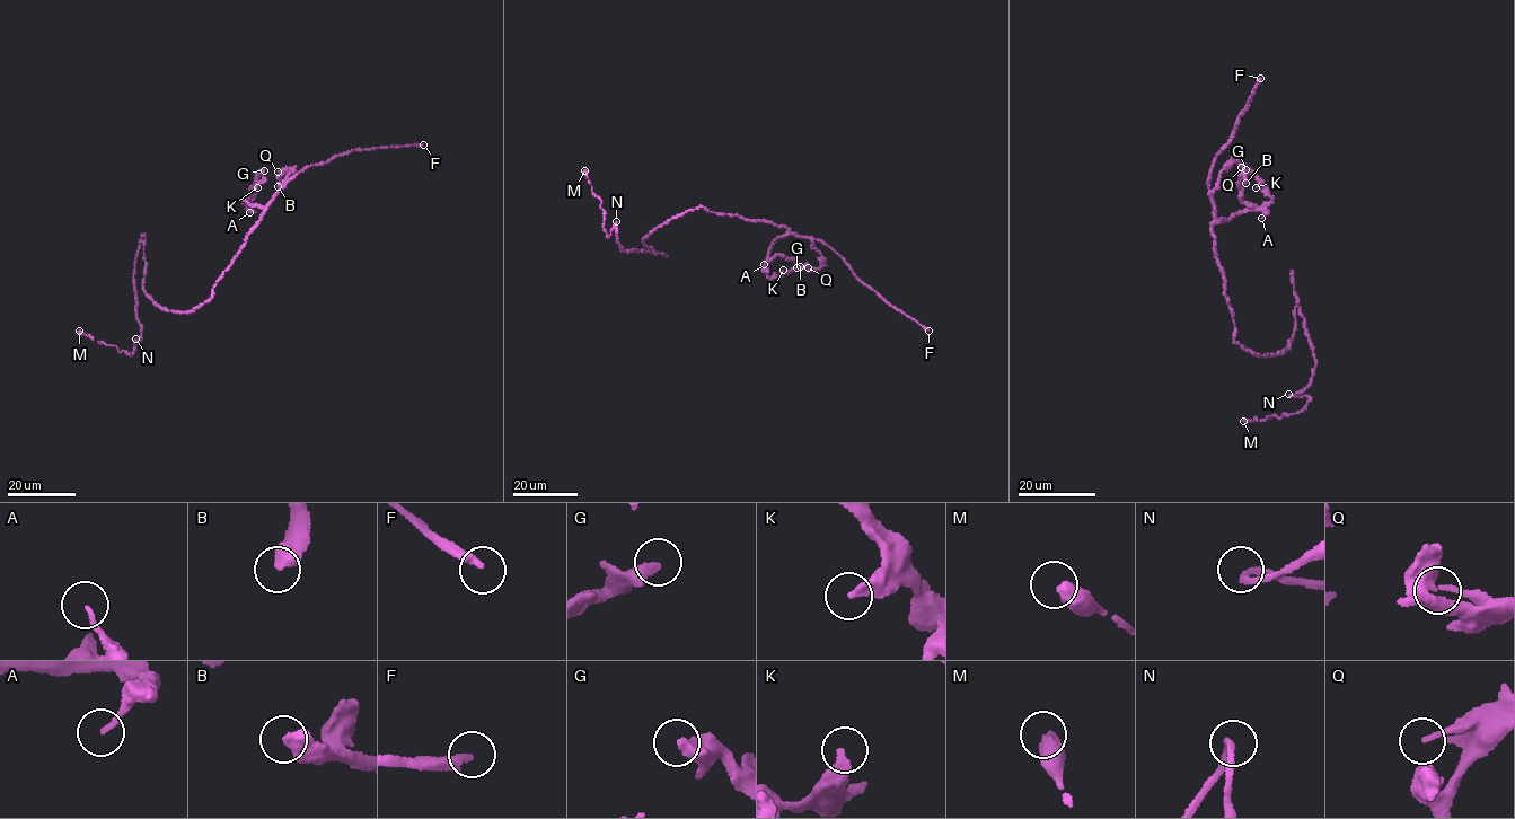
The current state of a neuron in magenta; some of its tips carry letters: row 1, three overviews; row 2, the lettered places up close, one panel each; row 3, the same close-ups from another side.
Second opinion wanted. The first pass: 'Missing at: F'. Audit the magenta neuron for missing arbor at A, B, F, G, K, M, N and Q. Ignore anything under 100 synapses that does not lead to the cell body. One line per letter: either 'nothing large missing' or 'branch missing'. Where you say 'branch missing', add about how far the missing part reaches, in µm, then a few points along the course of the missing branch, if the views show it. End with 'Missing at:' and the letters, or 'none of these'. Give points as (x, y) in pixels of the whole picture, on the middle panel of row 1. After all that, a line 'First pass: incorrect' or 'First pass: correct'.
A: nothing large missing
B: nothing large missing
F: branch missing; missing 120 µm
G: nothing large missing
K: nothing large missing
M: nothing large missing
N: nothing large missing
Q: nothing large missing
Missing at: F
First pass: correct

